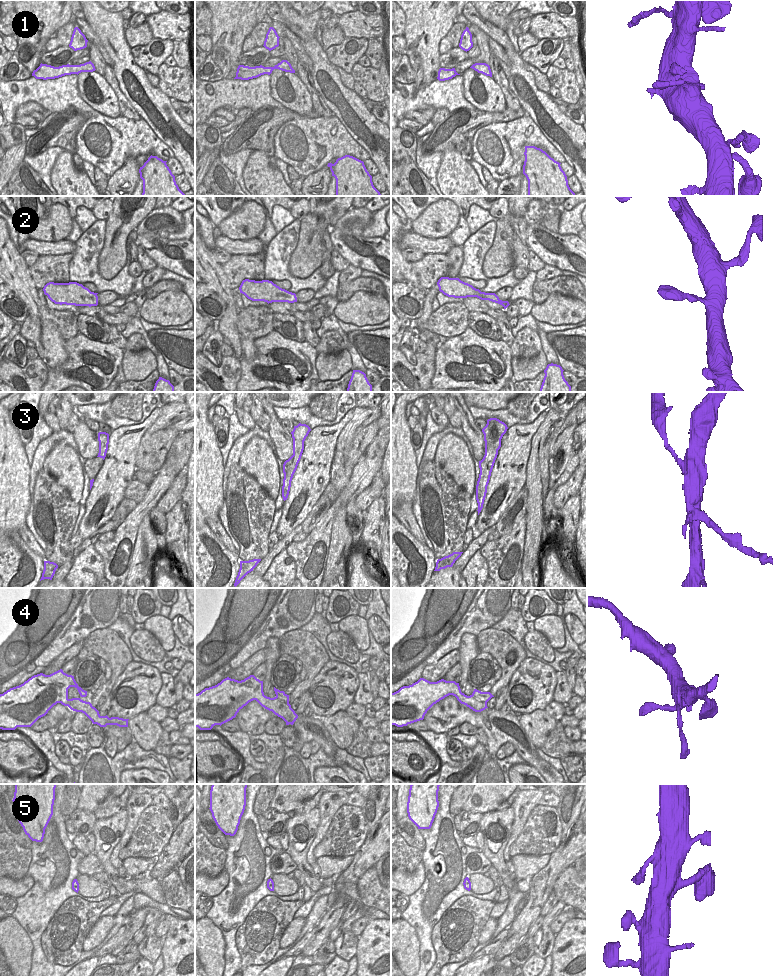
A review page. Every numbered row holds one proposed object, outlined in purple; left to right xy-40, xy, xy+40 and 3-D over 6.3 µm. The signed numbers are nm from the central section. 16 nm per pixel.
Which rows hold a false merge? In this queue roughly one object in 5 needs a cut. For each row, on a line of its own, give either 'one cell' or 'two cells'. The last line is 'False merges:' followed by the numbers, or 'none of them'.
1: one cell
2: one cell
3: two cells
4: one cell
5: one cell
False merges: 3

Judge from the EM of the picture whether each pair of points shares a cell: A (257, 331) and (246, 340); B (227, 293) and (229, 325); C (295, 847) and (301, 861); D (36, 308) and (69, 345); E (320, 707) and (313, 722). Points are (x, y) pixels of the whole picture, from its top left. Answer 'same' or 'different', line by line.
A: different
B: different
C: same
D: different
E: different

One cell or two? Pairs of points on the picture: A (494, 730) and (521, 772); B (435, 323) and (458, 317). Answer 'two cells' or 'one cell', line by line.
A: two cells
B: one cell

